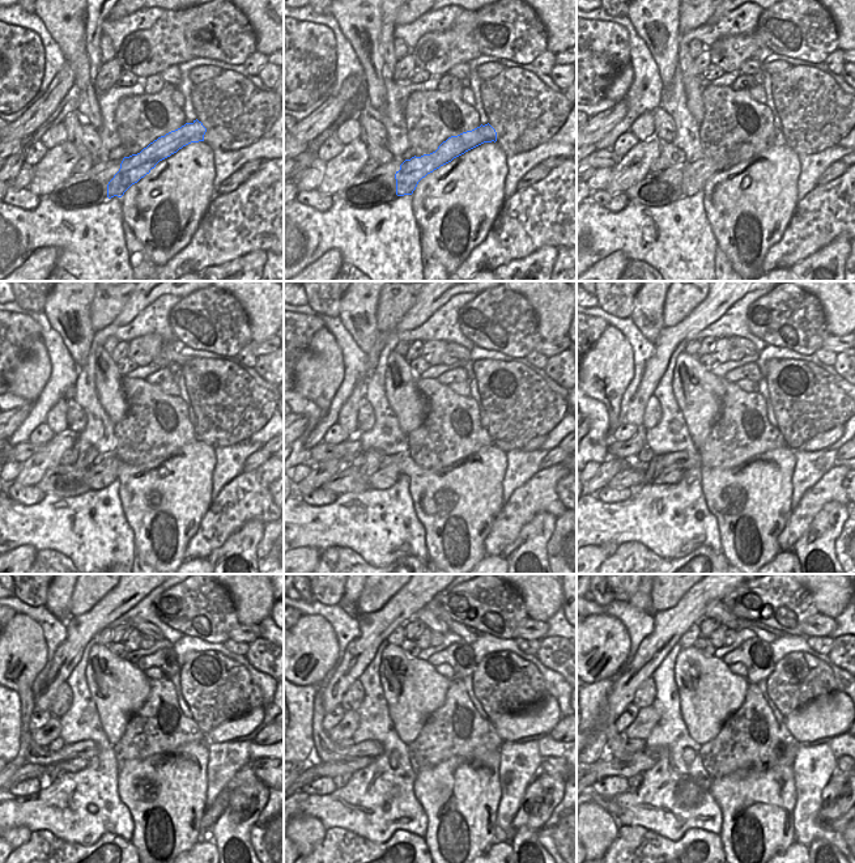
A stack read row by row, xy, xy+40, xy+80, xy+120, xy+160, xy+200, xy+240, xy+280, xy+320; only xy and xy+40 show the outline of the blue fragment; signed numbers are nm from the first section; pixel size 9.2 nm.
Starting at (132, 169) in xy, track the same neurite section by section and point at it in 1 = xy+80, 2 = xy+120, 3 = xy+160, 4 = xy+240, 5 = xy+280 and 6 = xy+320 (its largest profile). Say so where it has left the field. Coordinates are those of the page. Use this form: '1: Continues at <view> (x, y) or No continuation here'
1: Continues at xy+80 (694, 175)
2: Continues at xy+120 (100, 475)
3: Continues at xy+160 (385, 477)
4: Continues at xy+240 (75, 764)
5: Continues at xy+280 (332, 769)
6: Continues at xy+320 (638, 762)

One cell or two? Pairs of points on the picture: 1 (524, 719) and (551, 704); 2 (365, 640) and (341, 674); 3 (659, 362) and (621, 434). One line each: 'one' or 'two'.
1: one
2: one
3: two

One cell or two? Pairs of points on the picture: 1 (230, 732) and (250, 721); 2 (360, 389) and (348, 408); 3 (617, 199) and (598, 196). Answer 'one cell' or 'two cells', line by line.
1: one cell
2: one cell
3: one cell

